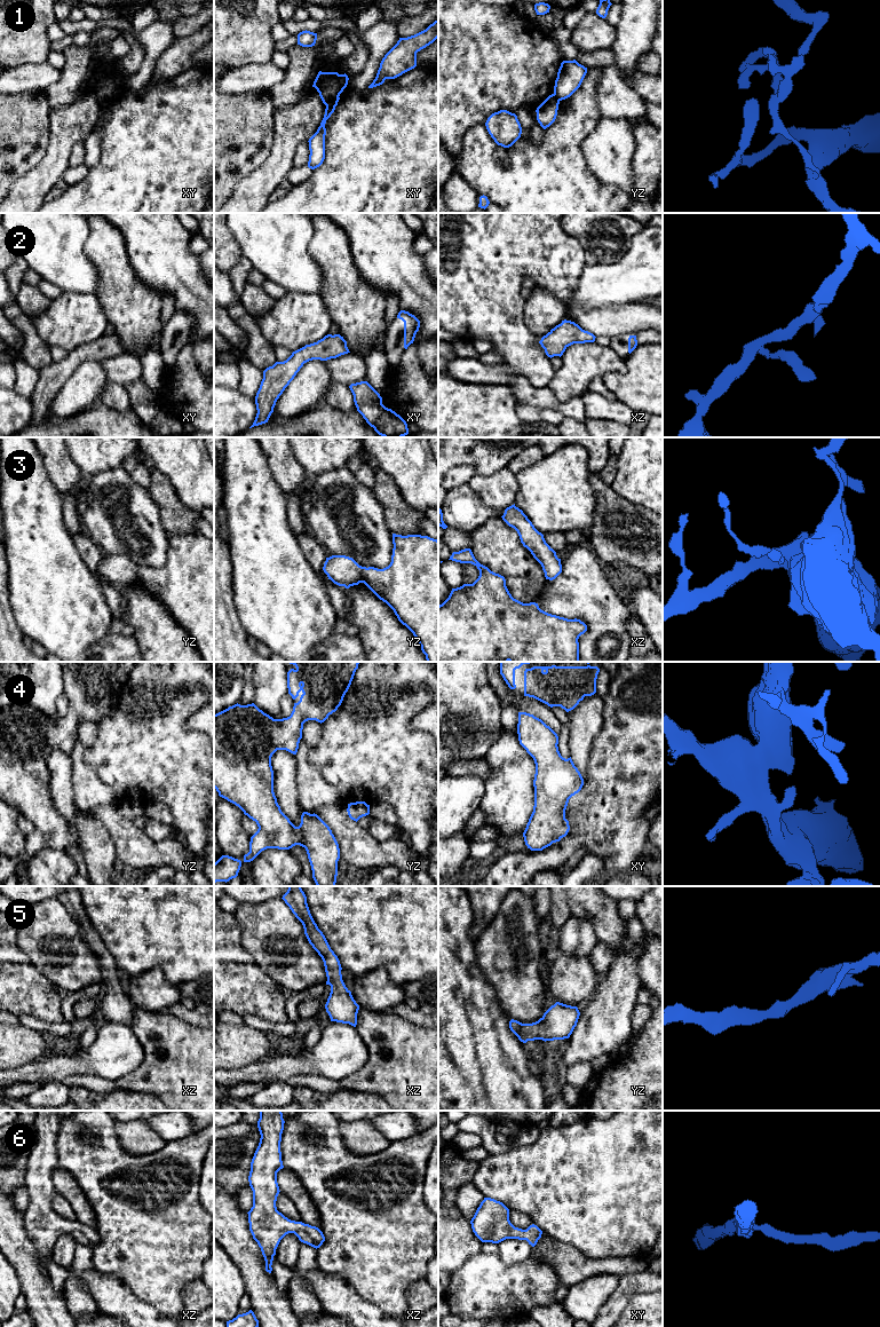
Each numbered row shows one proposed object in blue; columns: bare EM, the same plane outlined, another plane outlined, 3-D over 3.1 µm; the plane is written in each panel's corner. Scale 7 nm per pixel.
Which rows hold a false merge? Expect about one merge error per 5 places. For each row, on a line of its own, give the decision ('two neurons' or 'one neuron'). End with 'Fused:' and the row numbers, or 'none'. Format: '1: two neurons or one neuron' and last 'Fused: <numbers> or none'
1: two neurons
2: one neuron
3: one neuron
4: one neuron
5: one neuron
6: one neuron
Fused: 1

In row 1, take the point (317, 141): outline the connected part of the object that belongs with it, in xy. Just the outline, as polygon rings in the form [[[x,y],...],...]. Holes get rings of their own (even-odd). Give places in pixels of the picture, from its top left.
[[[340,97],[334,98],[326,106],[325,114],[320,123],[320,126],[318,127],[317,132],[308,141],[309,150],[310,150],[308,167],[311,169],[319,167],[325,159],[325,135],[326,135],[325,124],[326,124],[326,120],[334,112],[339,100]]]

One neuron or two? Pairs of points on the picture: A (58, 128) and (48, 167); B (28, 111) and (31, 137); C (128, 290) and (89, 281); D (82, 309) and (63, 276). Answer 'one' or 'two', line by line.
A: one
B: one
C: two
D: two

